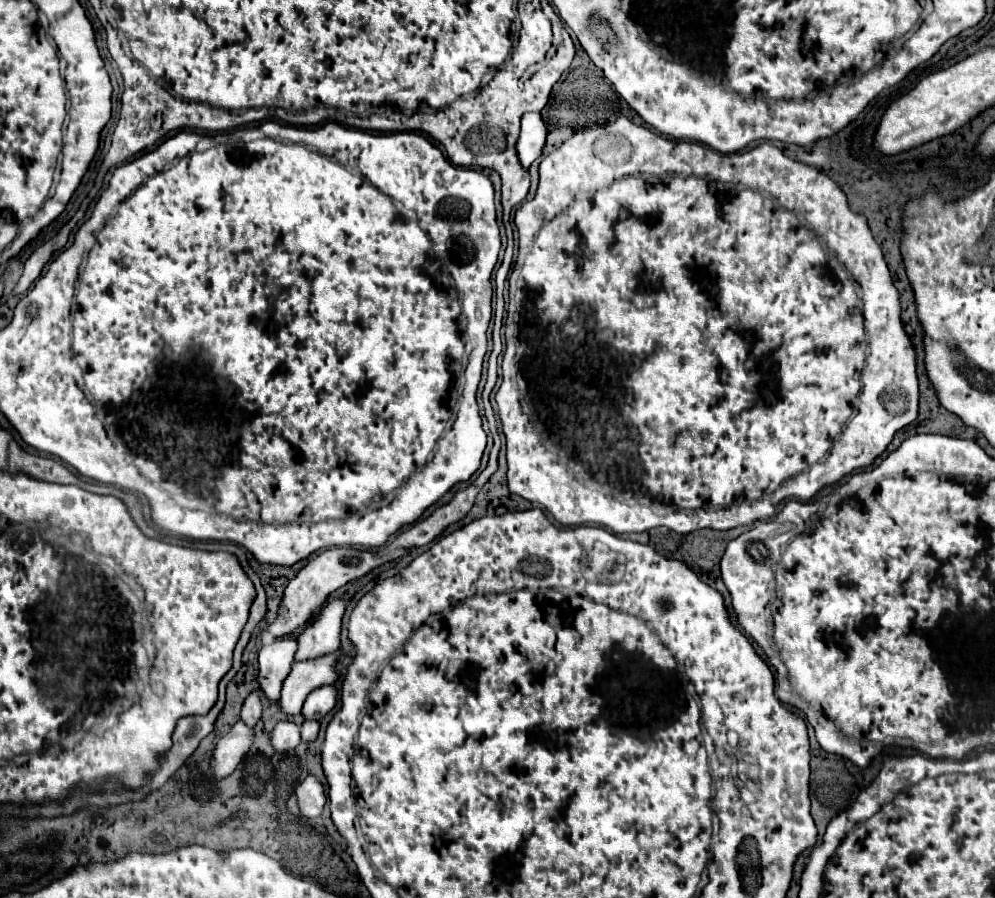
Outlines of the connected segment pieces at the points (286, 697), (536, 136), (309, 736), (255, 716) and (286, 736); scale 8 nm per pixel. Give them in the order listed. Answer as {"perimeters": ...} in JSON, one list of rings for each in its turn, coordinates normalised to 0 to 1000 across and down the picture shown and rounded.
{"perimeters":[[[[336,724],[336,726],[324,728],[314,735],[297,737],[293,742],[293,748],[287,755],[287,762],[285,762],[283,775],[281,775],[281,786],[283,786],[285,797],[302,795],[308,775],[316,766],[322,766],[324,762],[336,762],[340,757],[342,731],[344,731],[344,726]]],[[[531,125],[525,131],[525,147],[519,160],[521,167],[521,176],[525,178],[525,185],[533,185],[543,171],[545,165],[549,160],[549,151],[551,151],[551,140],[545,134],[543,125]]],[[[308,802],[308,804],[304,806],[304,824],[306,824],[306,826],[318,824],[320,813],[322,813],[322,804],[320,804],[320,802]]],[[[255,768],[255,771],[247,777],[247,782],[245,782],[245,786],[243,786],[241,800],[243,800],[249,808],[257,808],[257,804],[261,802],[261,795],[263,795],[263,782],[261,782],[261,777],[263,777],[263,771],[261,771],[261,768]]],[[[281,802],[273,813],[273,831],[279,837],[295,835],[302,829],[302,808],[293,802]]]]}

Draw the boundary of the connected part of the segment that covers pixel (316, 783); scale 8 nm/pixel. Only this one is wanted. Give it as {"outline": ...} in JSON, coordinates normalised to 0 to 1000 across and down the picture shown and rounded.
{"outline":[[[310,862],[306,866],[306,871],[297,878],[297,886],[299,886],[302,904],[308,911],[320,911],[324,906],[324,900],[326,900],[326,893],[328,893],[328,884],[326,884],[324,871],[316,862]]]}

